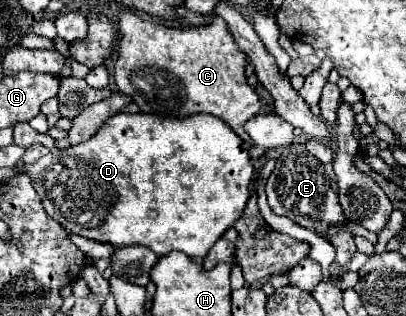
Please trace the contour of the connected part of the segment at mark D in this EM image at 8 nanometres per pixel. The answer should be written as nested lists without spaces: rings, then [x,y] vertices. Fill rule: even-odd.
[[[117,113],[111,117],[105,127],[101,127],[87,143],[71,145],[69,149],[51,149],[49,155],[45,155],[41,161],[35,165],[25,165],[25,173],[31,175],[33,187],[39,193],[45,211],[57,219],[69,233],[95,239],[95,241],[107,241],[113,245],[145,245],[157,255],[167,255],[171,251],[181,251],[191,259],[205,257],[209,249],[215,245],[215,241],[229,229],[233,223],[241,217],[247,201],[249,201],[249,185],[253,181],[253,163],[251,157],[245,149],[245,143],[239,135],[231,131],[229,125],[221,123],[221,119],[213,115],[189,115],[189,117],[155,117],[155,115],[145,115],[145,113]]]

